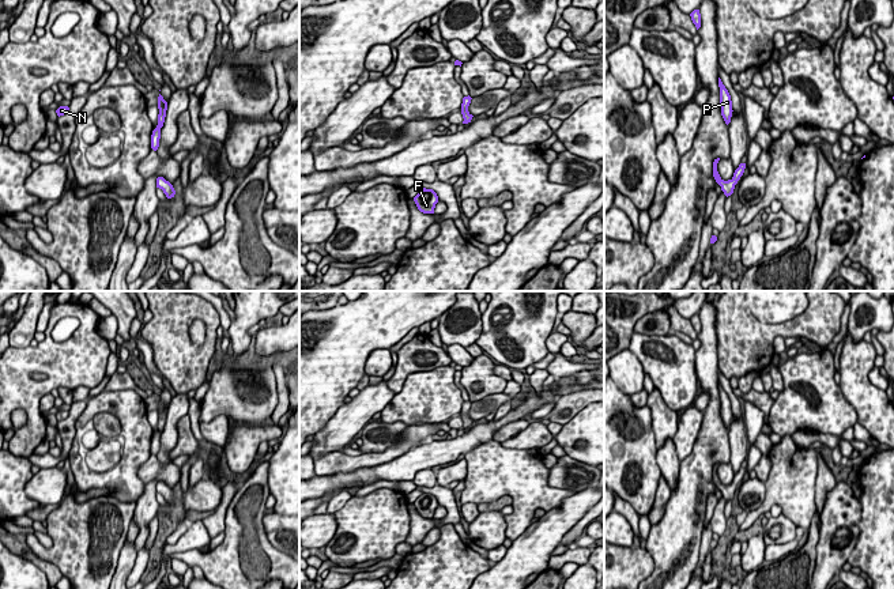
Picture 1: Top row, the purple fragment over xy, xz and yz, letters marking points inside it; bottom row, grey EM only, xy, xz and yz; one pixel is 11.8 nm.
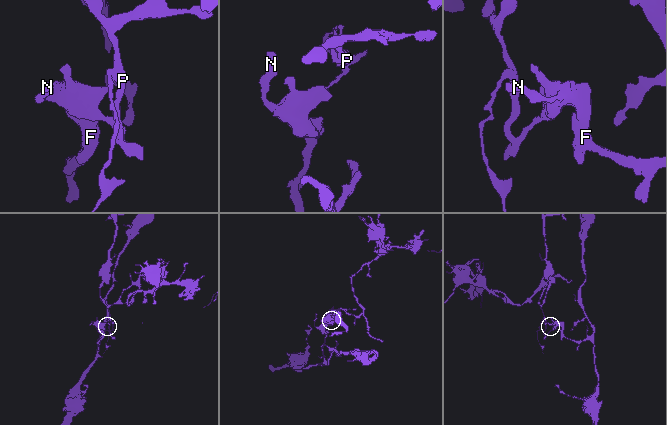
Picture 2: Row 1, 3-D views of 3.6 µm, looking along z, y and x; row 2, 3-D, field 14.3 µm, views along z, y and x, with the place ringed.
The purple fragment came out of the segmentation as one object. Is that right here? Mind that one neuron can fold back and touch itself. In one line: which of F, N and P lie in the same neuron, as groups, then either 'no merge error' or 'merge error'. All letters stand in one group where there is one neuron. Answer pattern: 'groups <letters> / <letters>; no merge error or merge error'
groups F N / P; merge error

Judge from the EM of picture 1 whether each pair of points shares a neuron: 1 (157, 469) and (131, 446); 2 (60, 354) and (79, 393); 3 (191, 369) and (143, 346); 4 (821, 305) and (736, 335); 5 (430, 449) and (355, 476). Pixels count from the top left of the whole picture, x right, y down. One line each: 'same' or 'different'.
1: different
2: different
3: different
4: same
5: same

